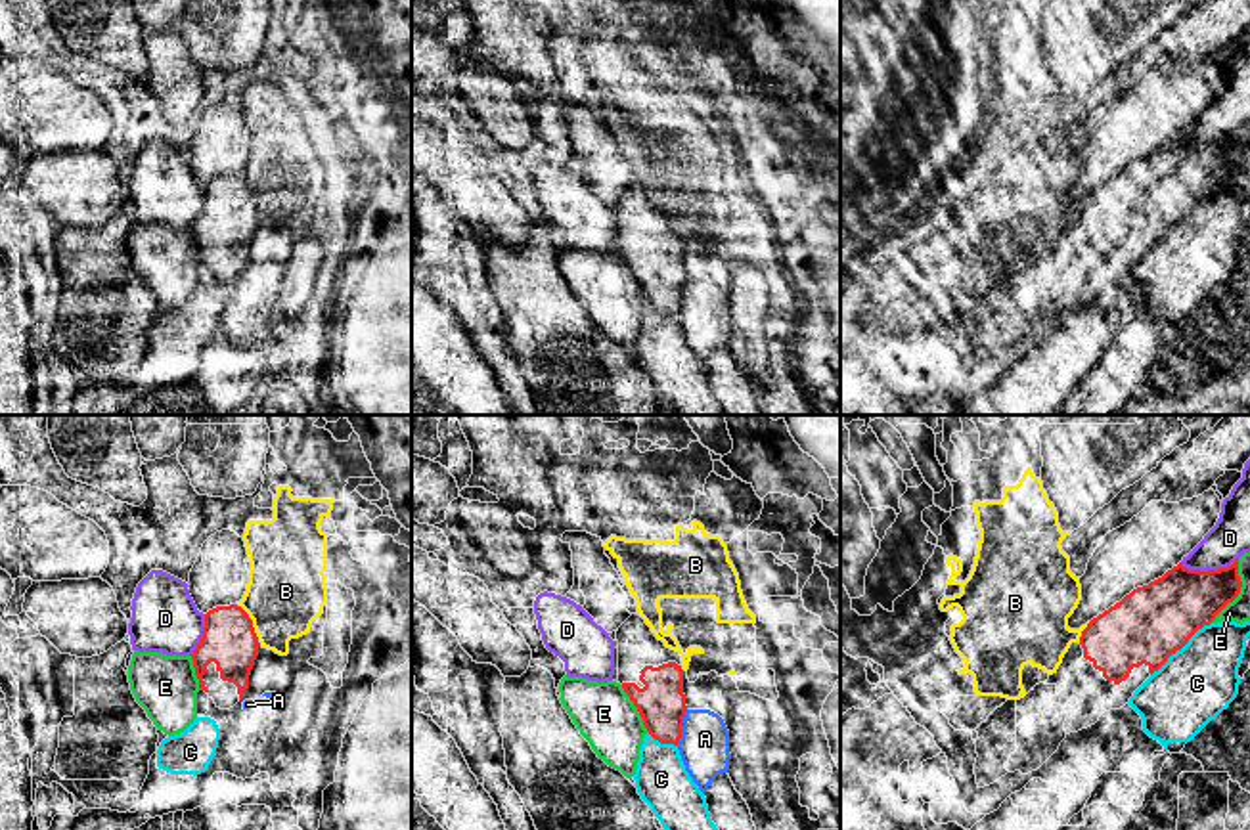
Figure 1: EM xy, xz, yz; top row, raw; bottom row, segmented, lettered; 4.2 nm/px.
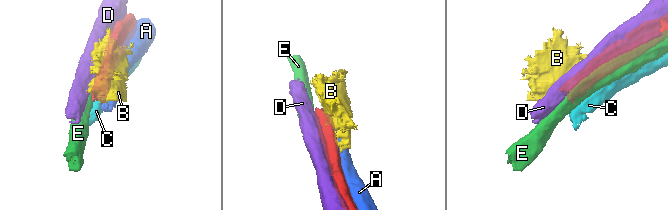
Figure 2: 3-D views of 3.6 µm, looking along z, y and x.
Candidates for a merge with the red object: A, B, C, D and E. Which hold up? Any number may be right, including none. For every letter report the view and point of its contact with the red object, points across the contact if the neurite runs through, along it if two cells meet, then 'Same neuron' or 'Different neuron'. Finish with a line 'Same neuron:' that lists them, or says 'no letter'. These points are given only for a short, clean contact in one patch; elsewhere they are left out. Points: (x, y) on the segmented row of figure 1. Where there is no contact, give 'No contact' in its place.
A: Touches red at xz (682, 725). Different neuron
B: Touches red at xy (251, 622). Different neuron
C: Touches red at yz (1180, 649). Different neuron
D: Touches red at yz (1208, 570). Different neuron
E: Touches red at yz (1239, 591). Different neuron
Same neuron: no letter

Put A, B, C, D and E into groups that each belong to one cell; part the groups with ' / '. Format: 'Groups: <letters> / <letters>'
Groups: A / B / C / D / E

